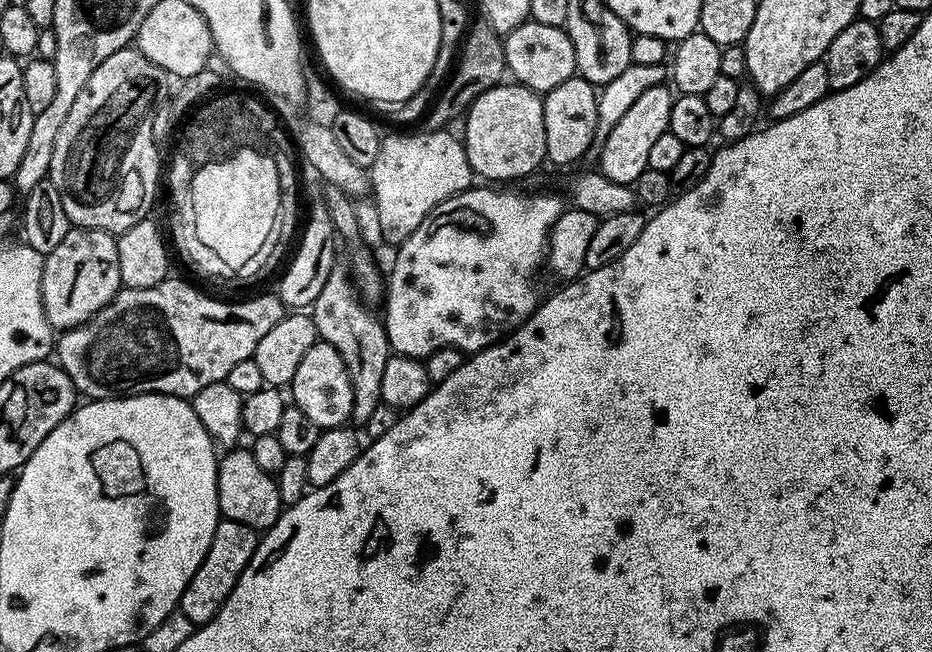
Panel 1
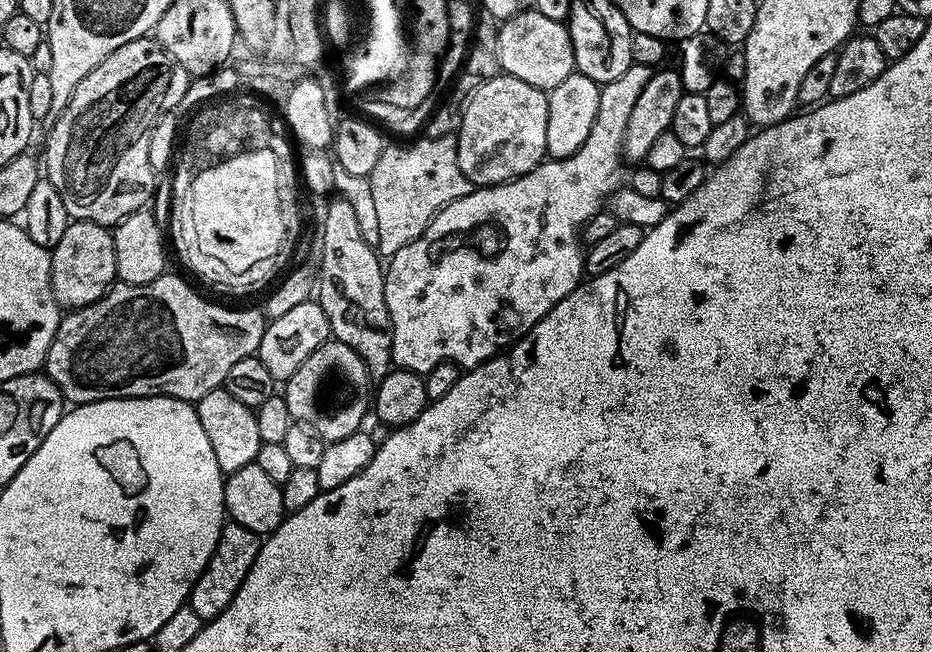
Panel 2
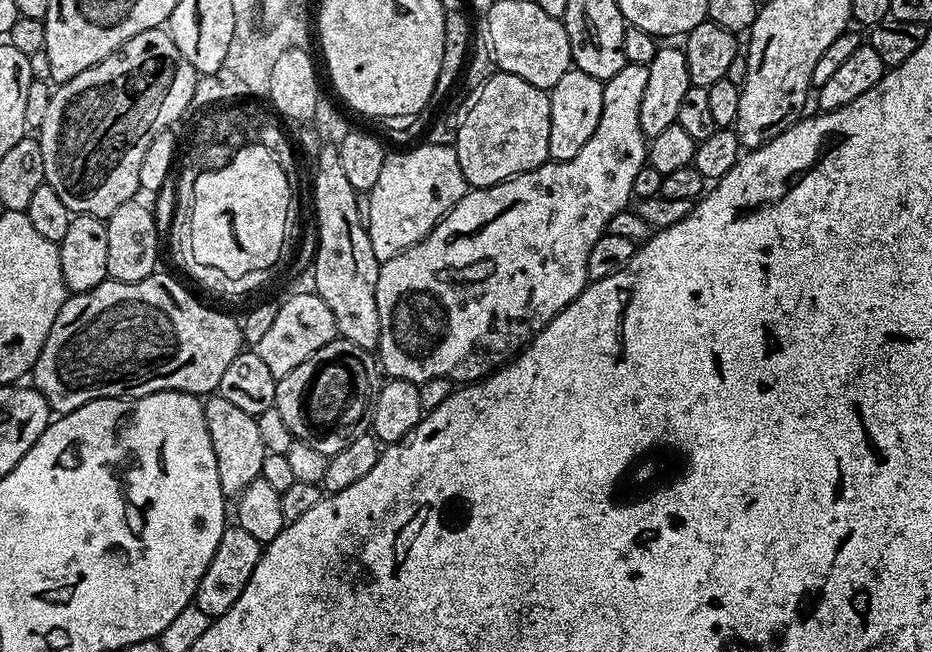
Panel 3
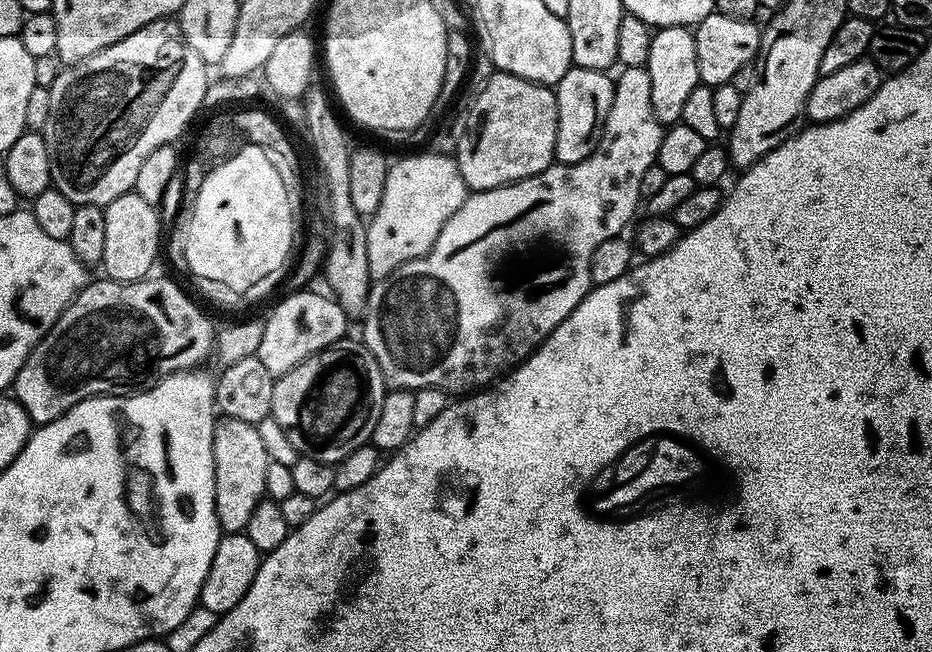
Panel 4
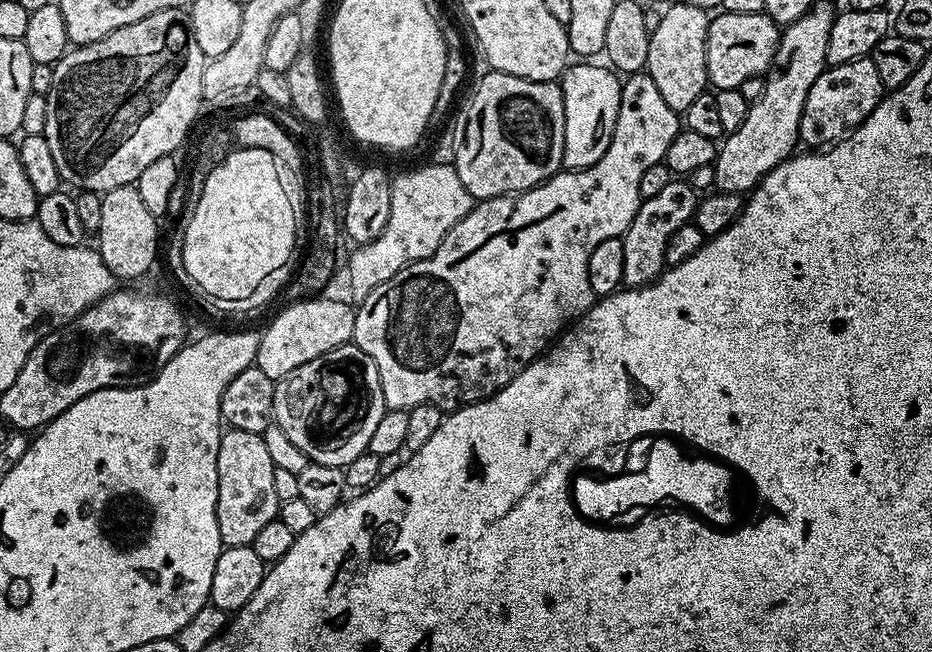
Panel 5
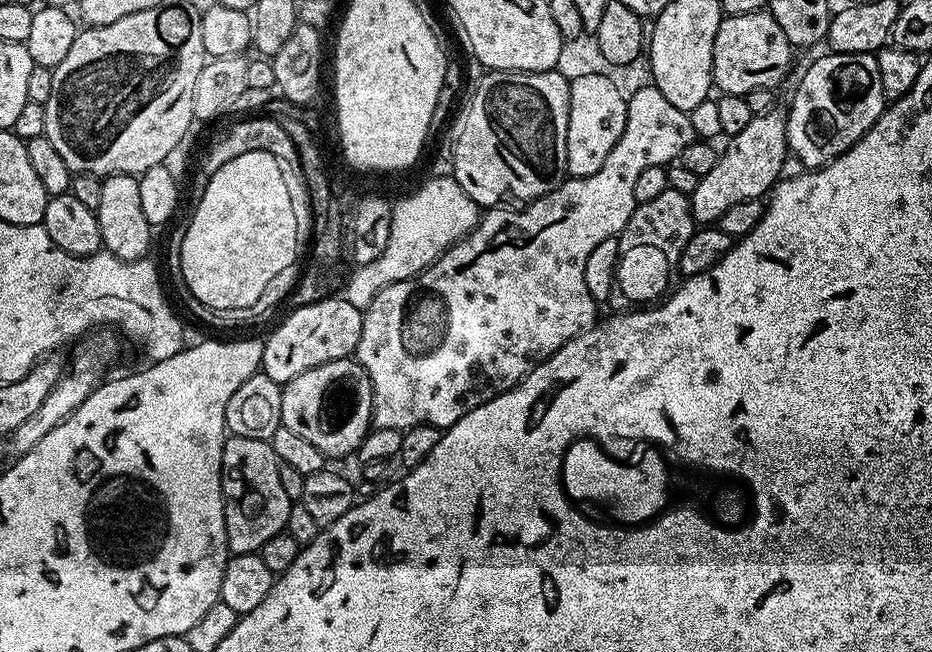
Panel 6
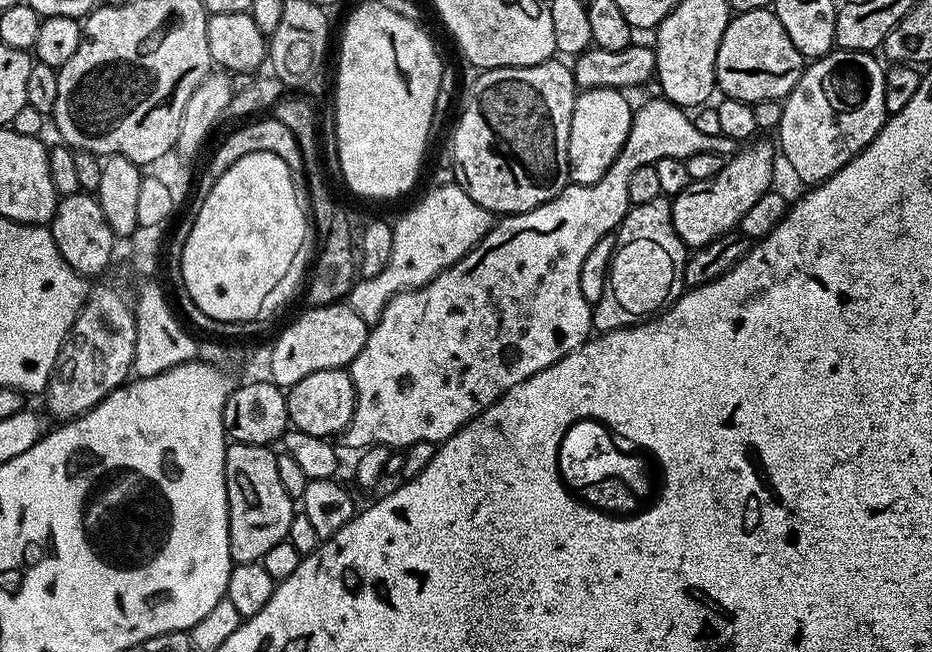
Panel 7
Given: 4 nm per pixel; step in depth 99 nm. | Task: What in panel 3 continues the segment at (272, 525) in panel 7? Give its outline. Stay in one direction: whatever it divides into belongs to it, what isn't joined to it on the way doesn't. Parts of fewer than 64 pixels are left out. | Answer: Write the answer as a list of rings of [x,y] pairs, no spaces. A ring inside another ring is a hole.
[[[219,394],[209,395],[203,406],[206,430],[210,430],[210,446],[214,446],[214,458],[218,462],[218,482],[222,482],[225,497],[239,497],[250,482],[260,479],[265,451],[262,434],[258,434],[258,422],[256,417]]]

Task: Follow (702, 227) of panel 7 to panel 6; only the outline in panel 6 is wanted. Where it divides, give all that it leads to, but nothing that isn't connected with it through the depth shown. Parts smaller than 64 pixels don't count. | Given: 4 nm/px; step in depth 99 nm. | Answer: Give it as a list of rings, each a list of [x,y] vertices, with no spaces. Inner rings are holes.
[[[780,110],[753,115],[752,121],[727,143],[724,152],[722,148],[714,162],[714,170],[701,176],[698,186],[694,186],[692,191],[692,218],[697,225],[715,225],[722,214],[730,210],[730,206],[738,206],[738,202],[747,200],[758,200],[771,193],[781,179],[784,159],[790,156],[787,115]]]

